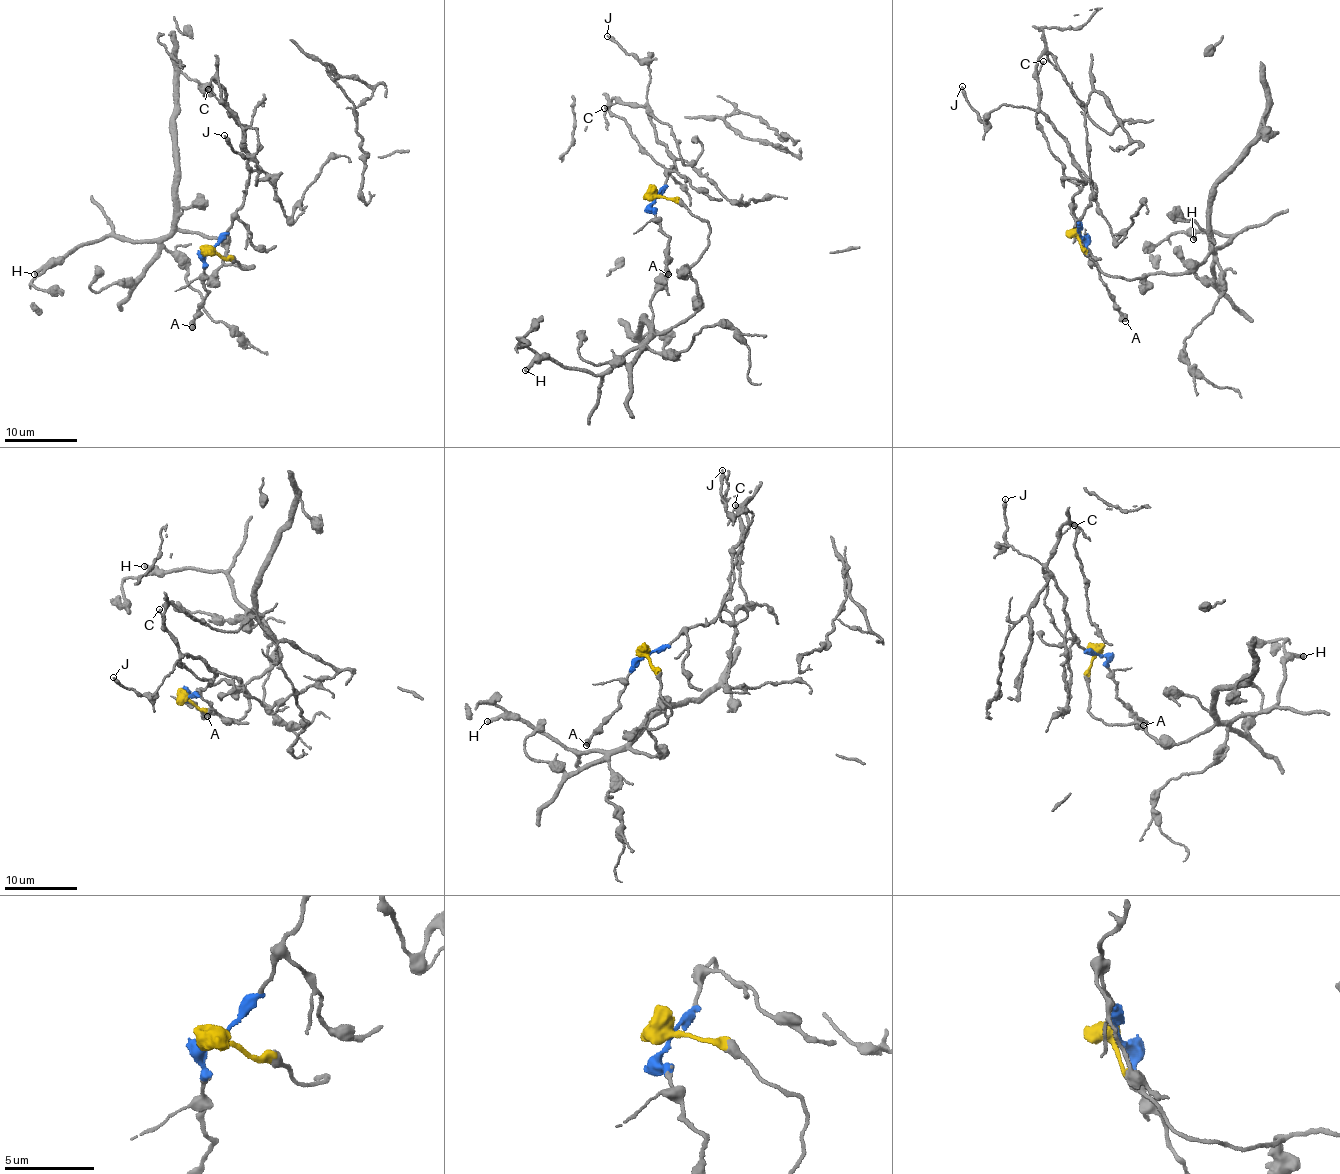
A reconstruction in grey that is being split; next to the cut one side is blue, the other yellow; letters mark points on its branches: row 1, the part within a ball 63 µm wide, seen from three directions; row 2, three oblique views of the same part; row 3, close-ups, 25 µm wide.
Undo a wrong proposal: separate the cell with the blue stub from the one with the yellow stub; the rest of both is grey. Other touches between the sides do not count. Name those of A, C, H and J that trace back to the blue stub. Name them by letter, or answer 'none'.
A, C, J

